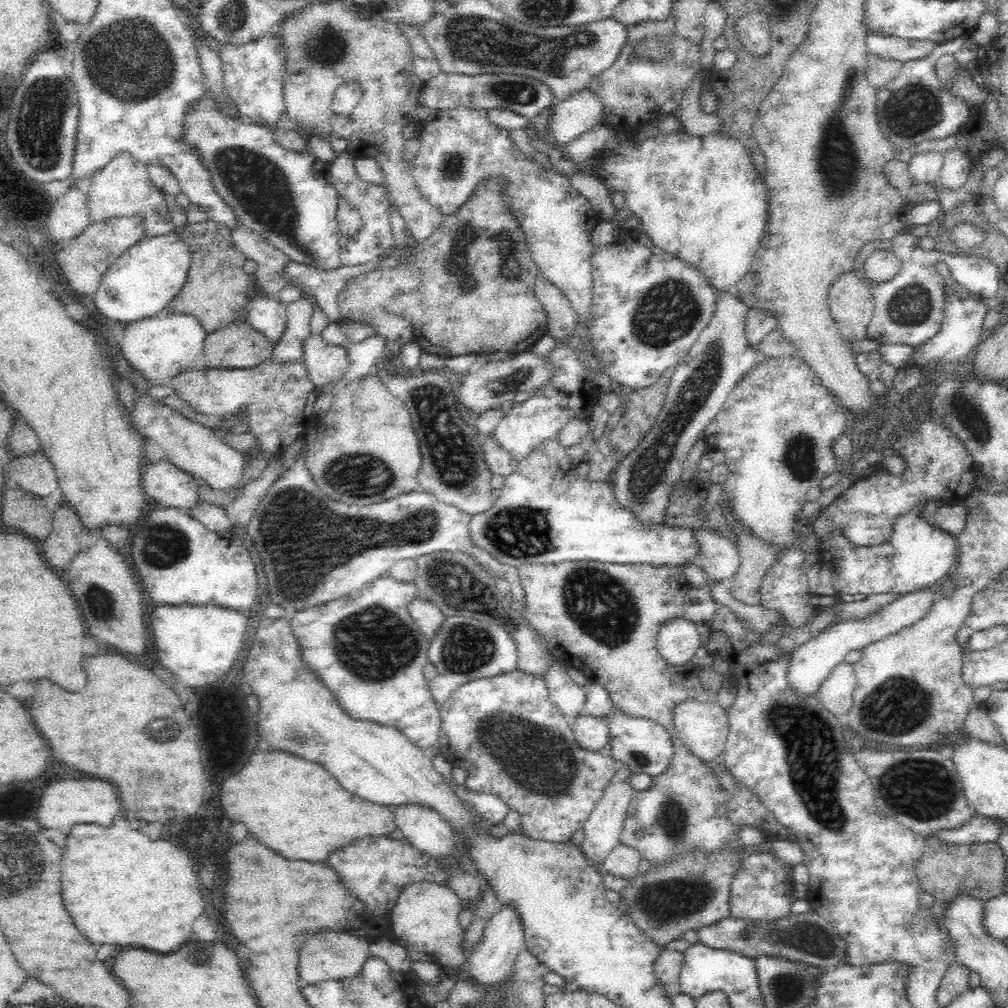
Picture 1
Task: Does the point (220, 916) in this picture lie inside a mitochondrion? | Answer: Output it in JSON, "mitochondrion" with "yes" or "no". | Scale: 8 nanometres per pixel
{"mitochondrion":"no"}

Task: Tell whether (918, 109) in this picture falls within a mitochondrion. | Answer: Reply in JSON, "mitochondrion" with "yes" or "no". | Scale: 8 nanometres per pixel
{"mitochondrion":"yes"}

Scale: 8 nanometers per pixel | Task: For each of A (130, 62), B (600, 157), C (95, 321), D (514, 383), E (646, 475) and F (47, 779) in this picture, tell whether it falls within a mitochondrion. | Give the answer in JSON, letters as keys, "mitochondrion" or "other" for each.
{"A":"mitochondrion","B":"other","C":"other","D":"other","E":"mitochondrion","F":"other"}

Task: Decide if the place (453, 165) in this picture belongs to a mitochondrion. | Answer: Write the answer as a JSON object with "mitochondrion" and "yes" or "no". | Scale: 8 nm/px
{"mitochondrion":"yes"}

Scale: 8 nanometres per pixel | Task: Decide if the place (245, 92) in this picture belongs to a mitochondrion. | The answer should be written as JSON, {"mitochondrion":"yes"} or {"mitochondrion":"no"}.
{"mitochondrion":"no"}

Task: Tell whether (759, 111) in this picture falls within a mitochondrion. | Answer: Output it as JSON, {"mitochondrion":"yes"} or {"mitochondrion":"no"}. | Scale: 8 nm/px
{"mitochondrion":"no"}

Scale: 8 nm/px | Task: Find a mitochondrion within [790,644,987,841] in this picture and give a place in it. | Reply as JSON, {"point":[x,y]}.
{"point":[922,788]}

